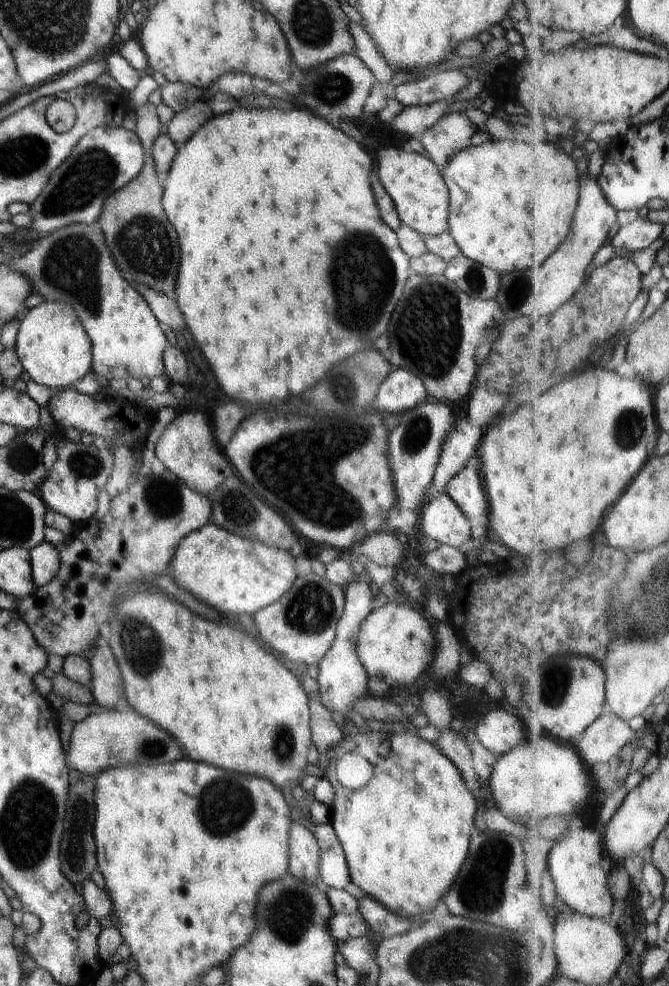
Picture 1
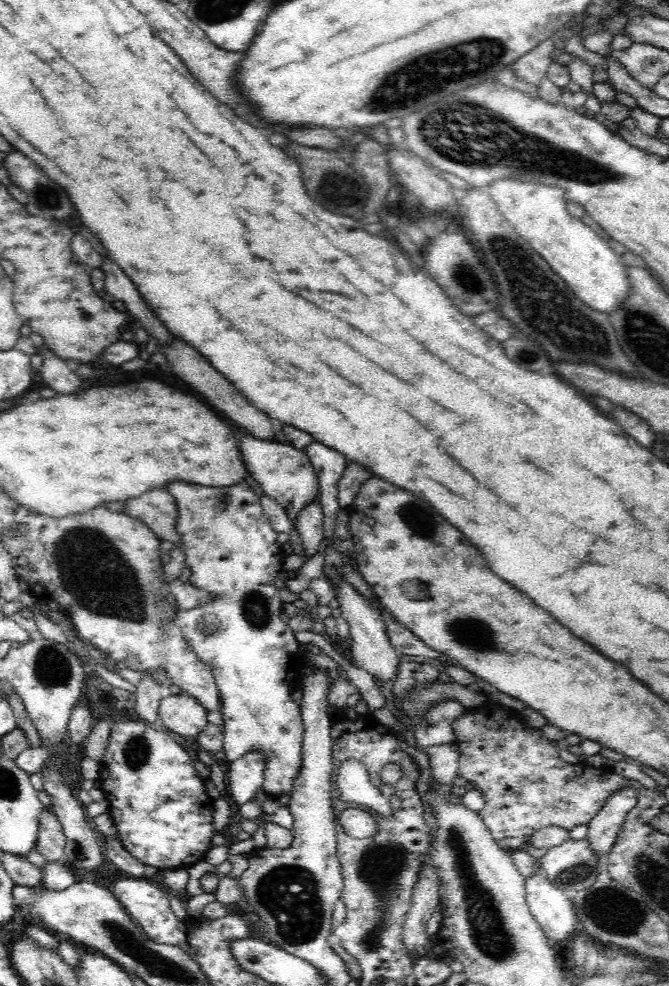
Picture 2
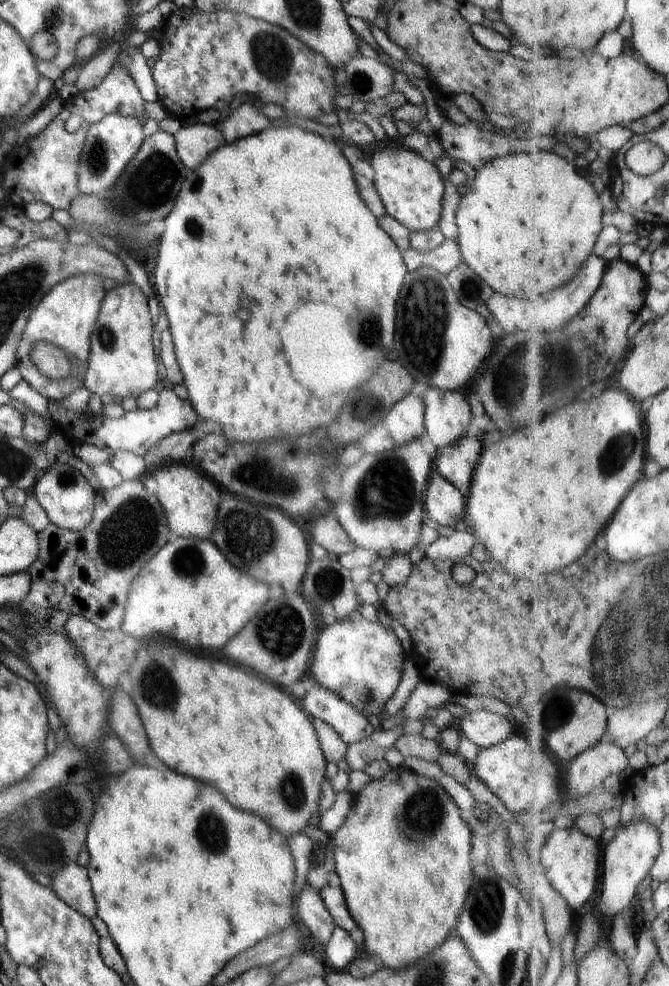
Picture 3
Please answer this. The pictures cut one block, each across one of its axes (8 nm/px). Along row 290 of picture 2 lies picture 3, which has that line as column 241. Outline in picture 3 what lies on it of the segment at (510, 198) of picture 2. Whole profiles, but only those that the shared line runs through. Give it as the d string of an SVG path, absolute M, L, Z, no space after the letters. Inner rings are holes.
M172 537L145 565L133 580L125 604L121 630L140 642L152 636L168 636L186 648L220 650L228 640L248 624L248 620L268 602L270 588L226 562L212 542L192 537Z

